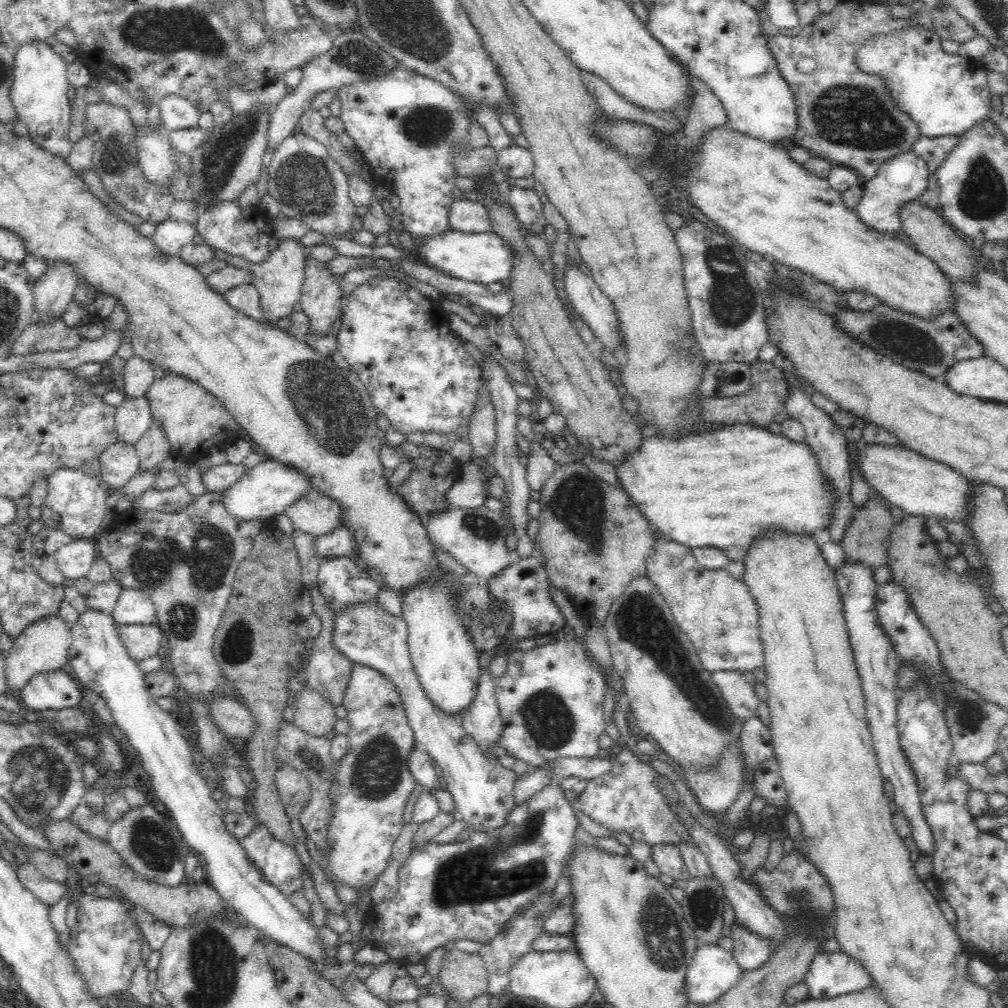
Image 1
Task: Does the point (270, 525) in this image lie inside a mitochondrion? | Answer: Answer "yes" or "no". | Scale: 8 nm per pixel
no

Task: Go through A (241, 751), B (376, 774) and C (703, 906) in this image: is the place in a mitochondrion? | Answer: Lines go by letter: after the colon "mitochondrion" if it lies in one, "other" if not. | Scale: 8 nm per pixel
A: other
B: mitochondrion
C: mitochondrion

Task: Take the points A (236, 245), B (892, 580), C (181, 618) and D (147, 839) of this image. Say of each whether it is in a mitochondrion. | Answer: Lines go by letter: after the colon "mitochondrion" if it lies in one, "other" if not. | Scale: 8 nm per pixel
A: other
B: other
C: mitochondrion
D: mitochondrion

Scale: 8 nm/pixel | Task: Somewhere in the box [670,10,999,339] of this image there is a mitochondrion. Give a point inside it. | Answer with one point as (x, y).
(851, 115)

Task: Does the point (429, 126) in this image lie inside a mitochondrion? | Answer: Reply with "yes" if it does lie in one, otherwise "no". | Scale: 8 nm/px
yes

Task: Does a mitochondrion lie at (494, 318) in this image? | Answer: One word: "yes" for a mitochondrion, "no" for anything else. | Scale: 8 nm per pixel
no

